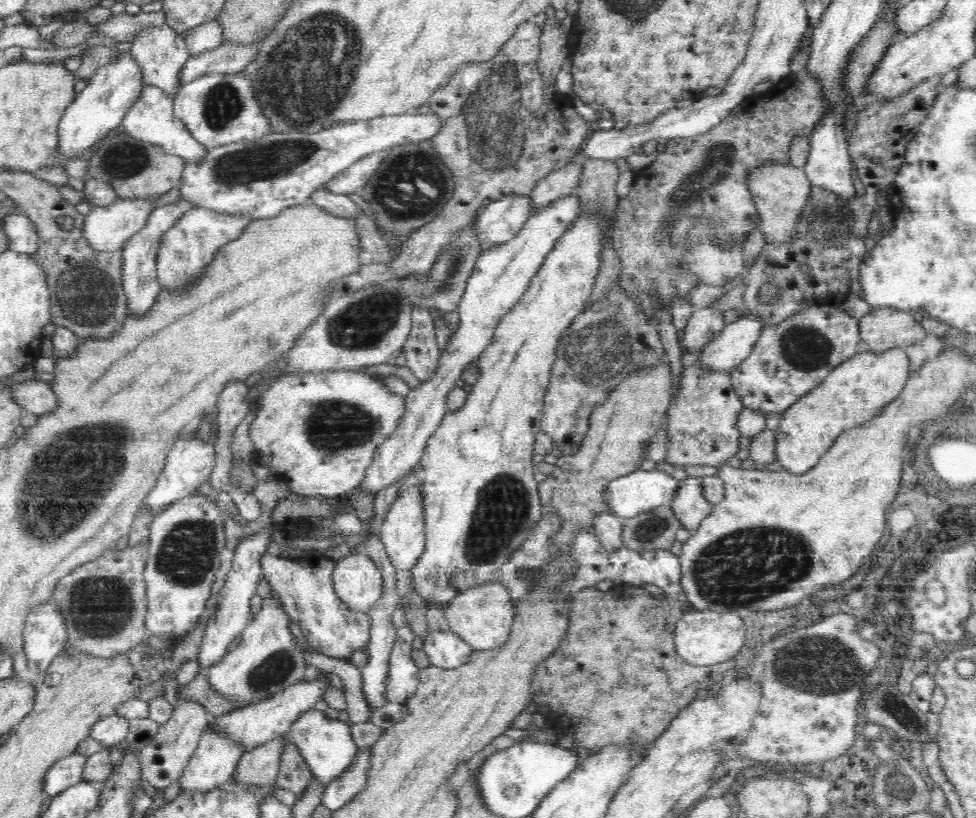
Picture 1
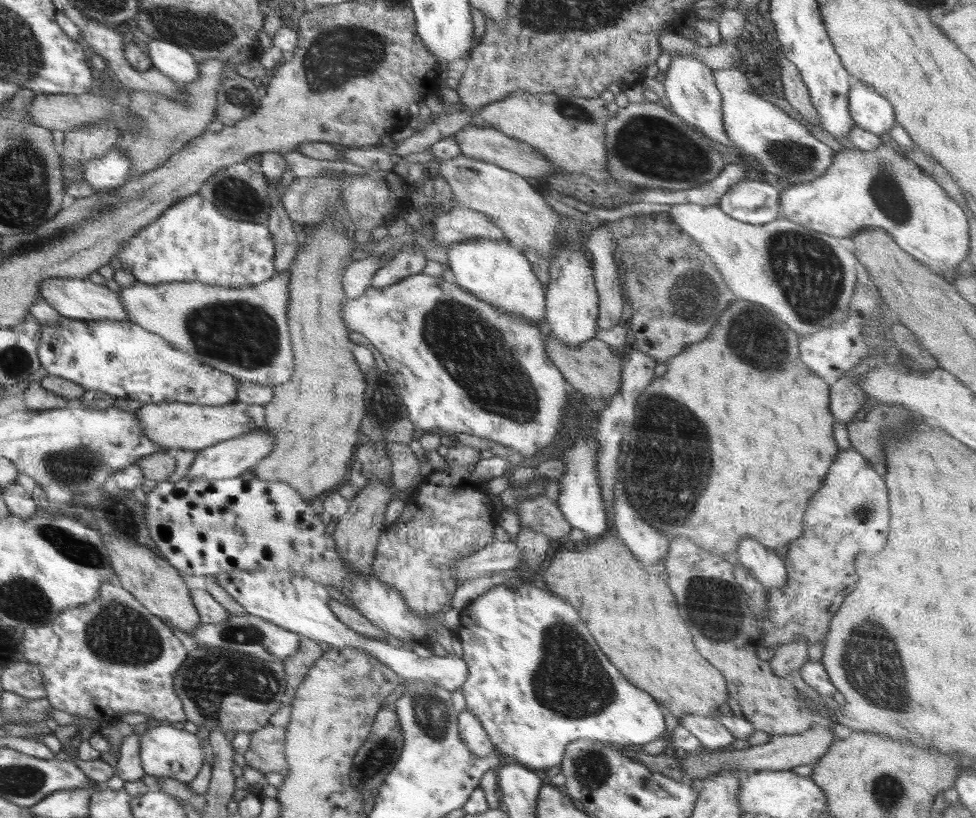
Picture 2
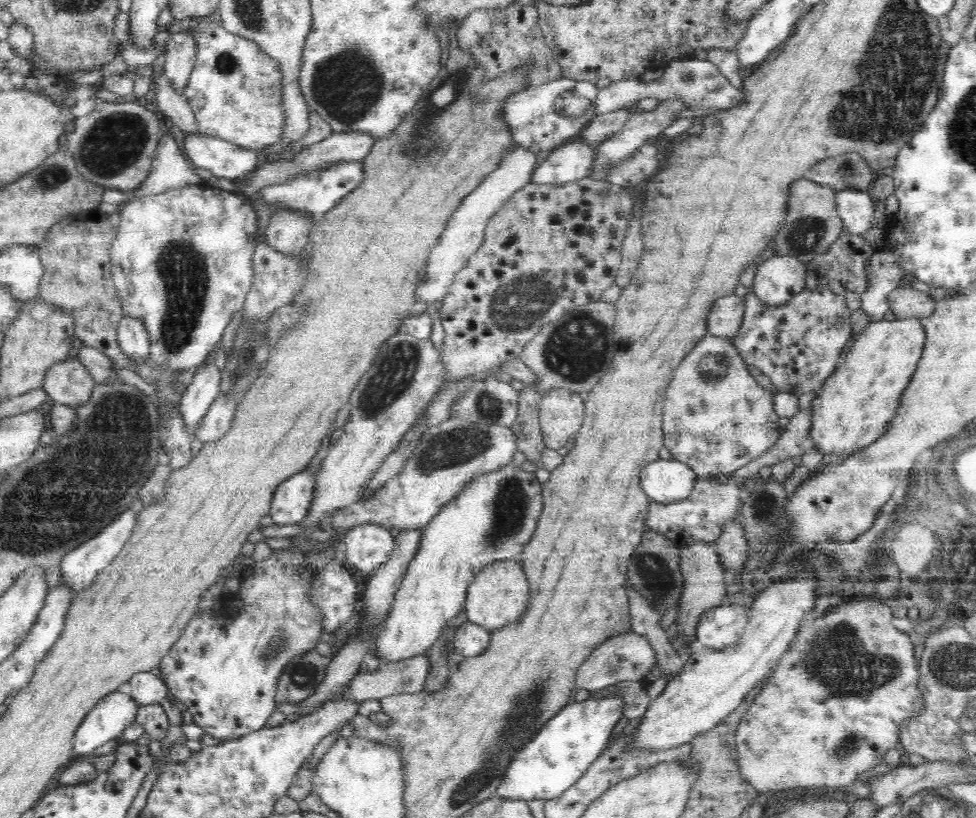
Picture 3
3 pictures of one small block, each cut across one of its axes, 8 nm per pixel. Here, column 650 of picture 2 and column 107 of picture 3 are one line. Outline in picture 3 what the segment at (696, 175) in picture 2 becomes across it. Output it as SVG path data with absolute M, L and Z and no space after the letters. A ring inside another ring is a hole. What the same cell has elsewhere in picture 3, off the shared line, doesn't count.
M143 101L99 102L92 113L76 117L71 123L65 148L71 152L84 179L106 189L130 192L148 178L164 126L162 116L147 110Z

